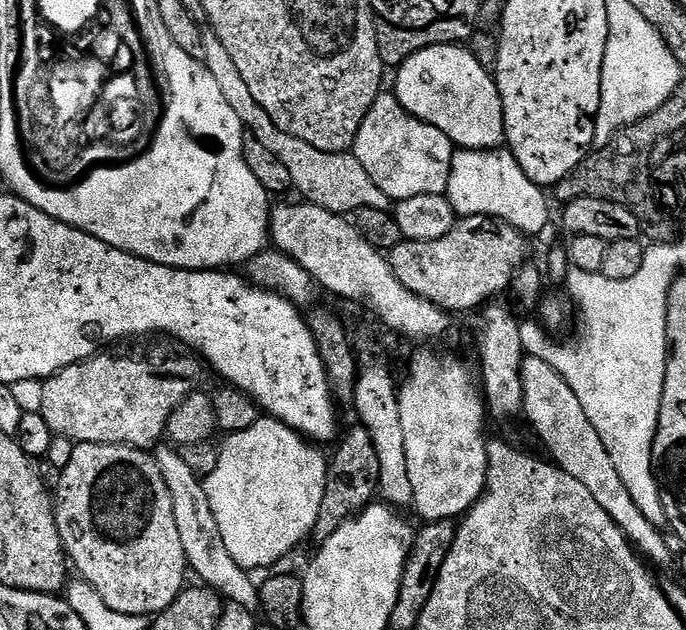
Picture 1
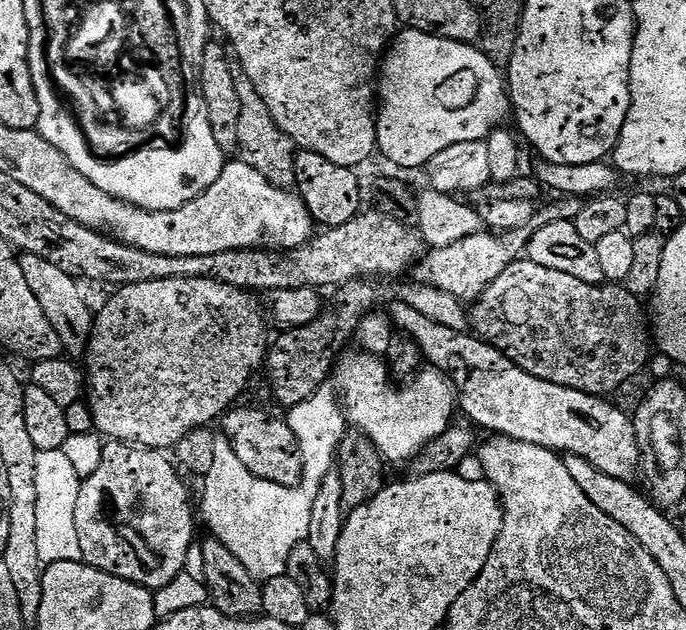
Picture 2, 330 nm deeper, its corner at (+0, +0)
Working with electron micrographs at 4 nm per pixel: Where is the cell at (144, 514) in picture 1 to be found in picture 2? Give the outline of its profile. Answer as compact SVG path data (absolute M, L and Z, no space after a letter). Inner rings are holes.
M127 442L105 443L102 466L82 481L76 507L83 563L153 590L174 582L174 578L185 571L190 559L188 551L192 548L192 535L196 532L188 488L184 485L185 477L178 471L177 465L164 456L167 455L155 448L142 448Z

